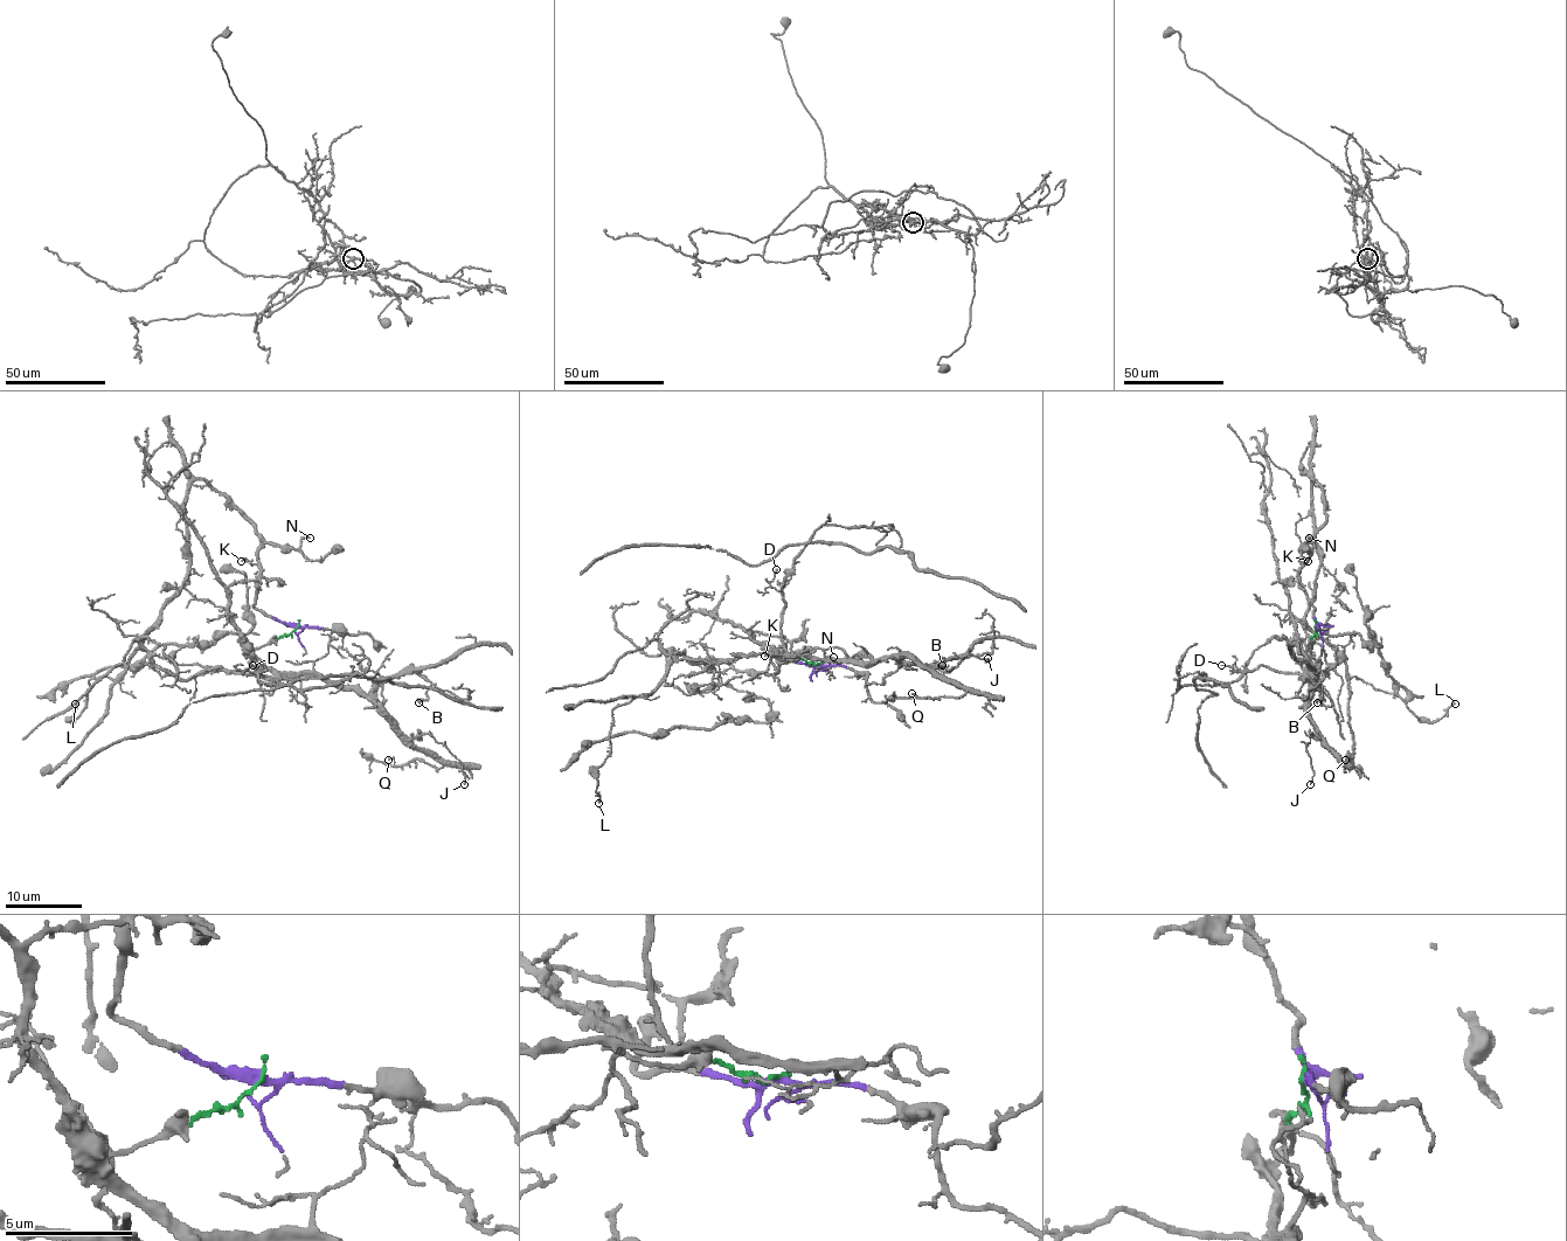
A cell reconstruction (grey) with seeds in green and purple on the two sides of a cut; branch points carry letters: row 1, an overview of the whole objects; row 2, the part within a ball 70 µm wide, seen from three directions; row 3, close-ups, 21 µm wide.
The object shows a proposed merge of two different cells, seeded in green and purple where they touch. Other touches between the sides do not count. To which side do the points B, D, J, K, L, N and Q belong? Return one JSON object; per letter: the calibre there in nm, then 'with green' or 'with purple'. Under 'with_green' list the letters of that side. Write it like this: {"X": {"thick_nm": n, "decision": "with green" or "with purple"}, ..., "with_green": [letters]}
{"B": {"thick_nm": 120, "decision": "with green"}, "D": {"thick_nm": 100, "decision": "with green"}, "J": {"thick_nm": 90, "decision": "with green"}, "K": {"thick_nm": 100, "decision": "with purple"}, "L": {"thick_nm": 150, "decision": "with purple"}, "N": {"thick_nm": 120, "decision": "with purple"}, "Q": {"thick_nm": 130, "decision": "with green"}, "with_green": ["B", "D", "J", "Q"]}

